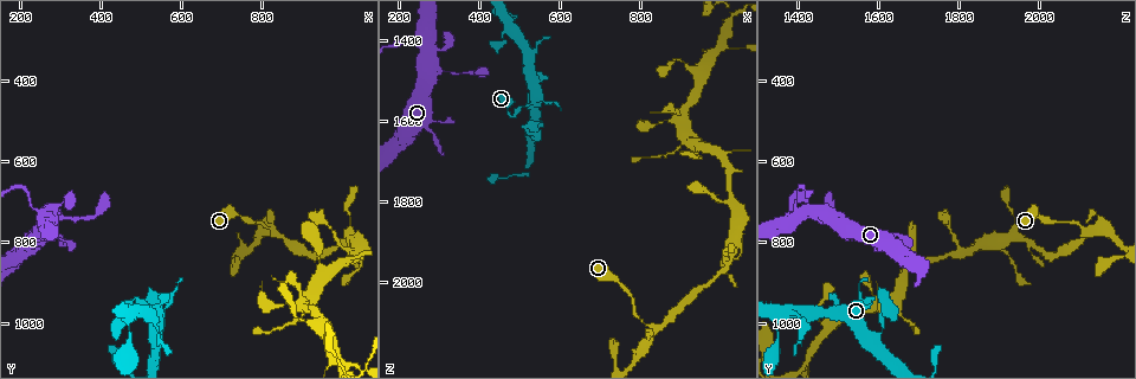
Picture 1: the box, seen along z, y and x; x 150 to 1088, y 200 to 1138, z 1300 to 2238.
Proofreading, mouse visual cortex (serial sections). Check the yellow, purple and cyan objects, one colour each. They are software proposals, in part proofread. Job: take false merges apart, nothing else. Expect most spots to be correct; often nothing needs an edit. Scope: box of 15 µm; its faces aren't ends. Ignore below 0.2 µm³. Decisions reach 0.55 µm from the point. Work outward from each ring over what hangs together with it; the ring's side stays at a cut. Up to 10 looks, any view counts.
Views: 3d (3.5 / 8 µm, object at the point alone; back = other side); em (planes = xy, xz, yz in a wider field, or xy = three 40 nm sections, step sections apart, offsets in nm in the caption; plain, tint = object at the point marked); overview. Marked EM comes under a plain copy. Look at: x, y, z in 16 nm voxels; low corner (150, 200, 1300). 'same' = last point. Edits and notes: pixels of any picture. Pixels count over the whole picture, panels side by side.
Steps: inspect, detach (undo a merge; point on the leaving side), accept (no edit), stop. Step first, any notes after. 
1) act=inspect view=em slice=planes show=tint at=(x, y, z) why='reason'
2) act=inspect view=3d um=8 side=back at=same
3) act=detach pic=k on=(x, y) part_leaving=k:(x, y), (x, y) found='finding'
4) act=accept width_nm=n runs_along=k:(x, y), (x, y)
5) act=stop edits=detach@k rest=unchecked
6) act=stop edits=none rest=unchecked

act=inspect view=3d um=3.5 side=back at=(490, 930, 1585) why='abrupt turn'

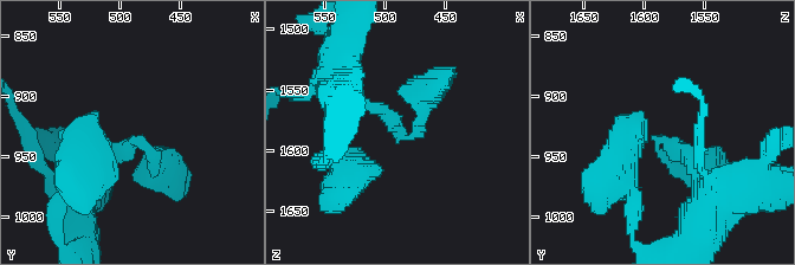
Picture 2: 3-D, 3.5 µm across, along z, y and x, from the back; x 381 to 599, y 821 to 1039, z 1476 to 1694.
act=inspect view=em slice=xy step=1 show=tint at=(490, 934, 1586)

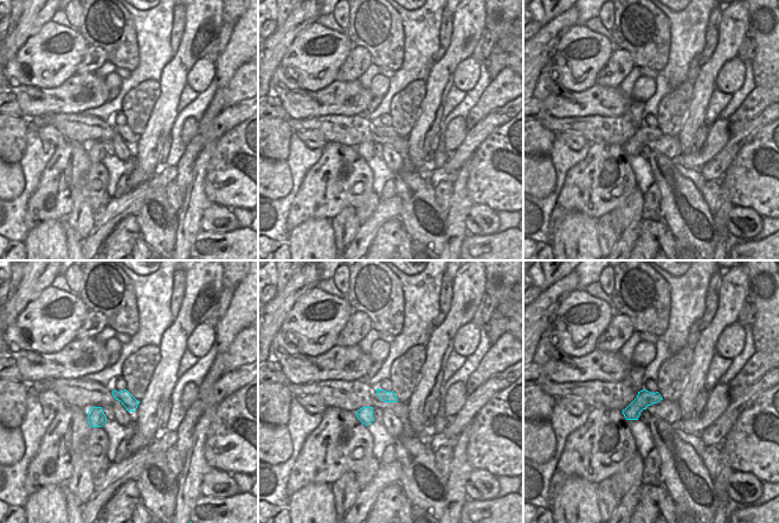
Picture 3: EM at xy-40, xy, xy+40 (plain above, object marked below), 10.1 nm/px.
act=accept runs_along=2:(168, 173), (131, 140), (81, 183) found='all the same cell'

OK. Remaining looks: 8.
act=inspect view=3d um=8 at=(835, 785, 2120) why='abrupt turn'

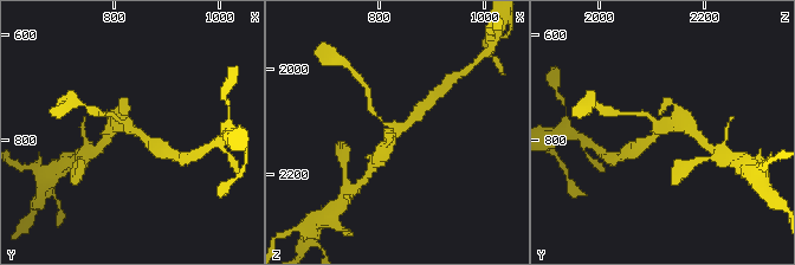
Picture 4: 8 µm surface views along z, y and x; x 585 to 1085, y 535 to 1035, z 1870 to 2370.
act=inspect view=em slice=xy step=1 show=tint at=(825, 780, 2120)

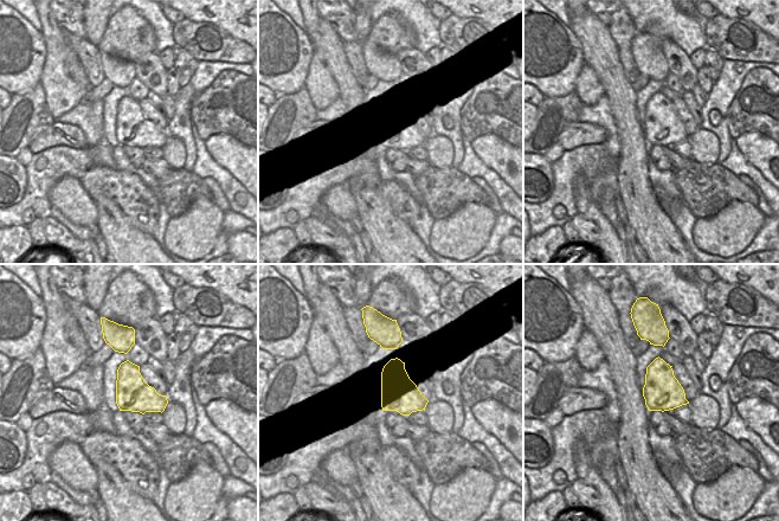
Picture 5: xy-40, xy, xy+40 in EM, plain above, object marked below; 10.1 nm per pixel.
act=accept runs_along=4:(105, 114), (114, 115), (153, 144) found='all the same cell'

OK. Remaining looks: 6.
act=inspect view=3d um=3.5 at=(910, 955, 1610) why='arms part here'

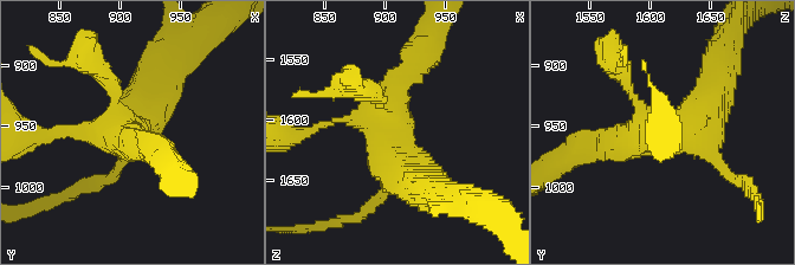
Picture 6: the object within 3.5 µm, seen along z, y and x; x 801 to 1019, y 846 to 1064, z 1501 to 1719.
act=inspect view=em slice=xy step=5 show=tint at=same why='need the tissue'

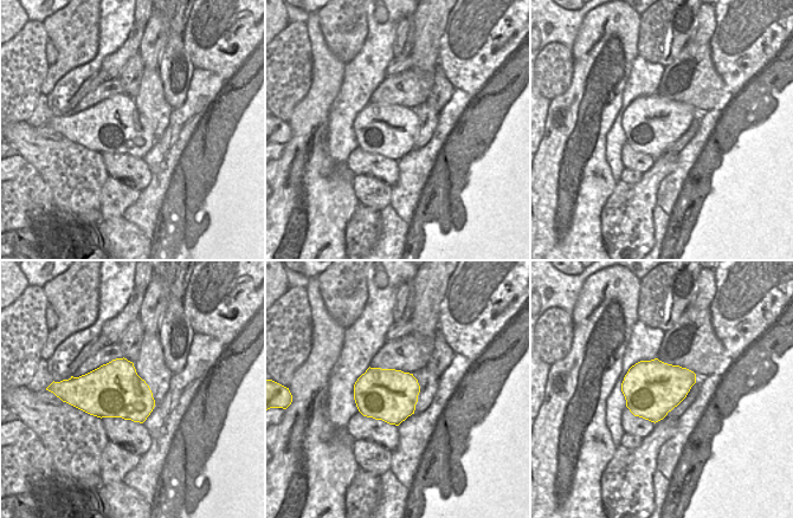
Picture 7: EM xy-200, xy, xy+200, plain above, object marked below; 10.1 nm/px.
act=accept width_nm=550 runs_along=6:(712, 98), (685, 131), (588, 146) found='one cell here'

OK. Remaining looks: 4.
act=inspect view=3d um=3.5 side=back at=(255, 725, 1410) why='three-way junction'

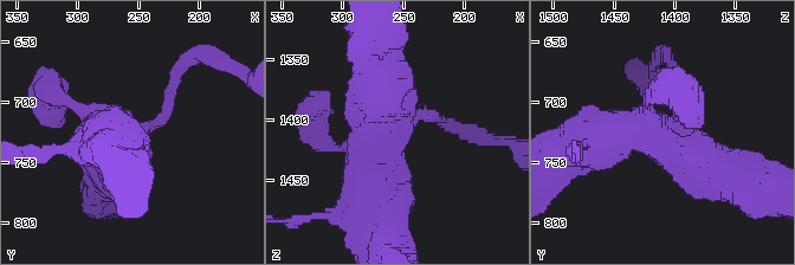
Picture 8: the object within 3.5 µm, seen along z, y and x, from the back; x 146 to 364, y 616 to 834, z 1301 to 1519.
act=inspect view=em slice=planes show=tint at=same why='need the tissue'

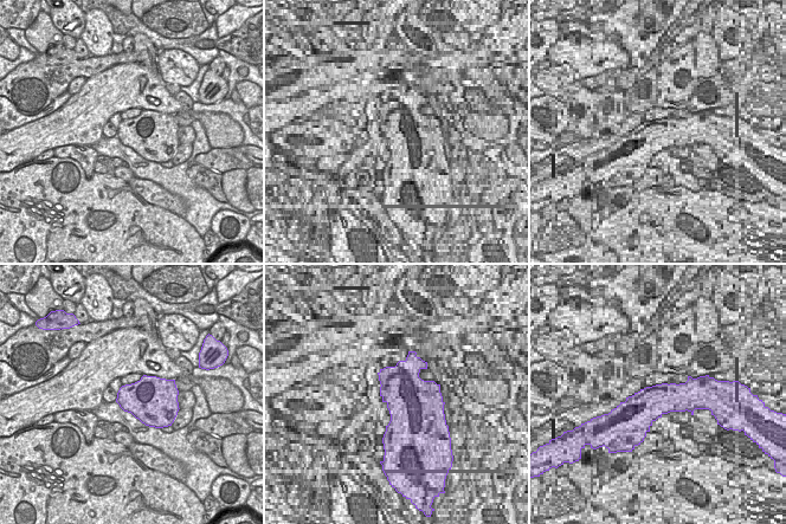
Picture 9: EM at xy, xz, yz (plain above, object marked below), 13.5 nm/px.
act=accept width_nm=600 runs_along=8:(582, 141), (648, 130), (718, 170) found='one cell here'

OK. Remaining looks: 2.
act=stop edits=none rest=unchecked

